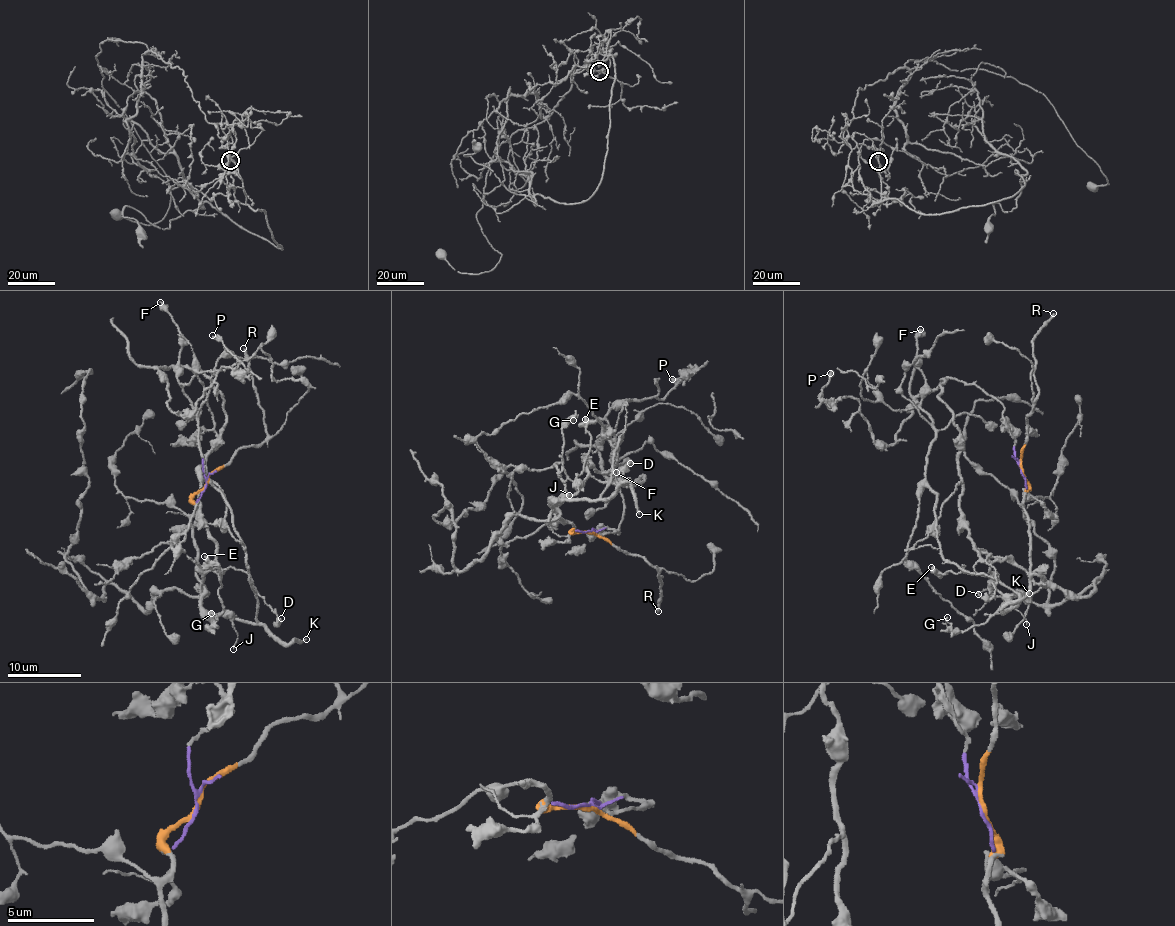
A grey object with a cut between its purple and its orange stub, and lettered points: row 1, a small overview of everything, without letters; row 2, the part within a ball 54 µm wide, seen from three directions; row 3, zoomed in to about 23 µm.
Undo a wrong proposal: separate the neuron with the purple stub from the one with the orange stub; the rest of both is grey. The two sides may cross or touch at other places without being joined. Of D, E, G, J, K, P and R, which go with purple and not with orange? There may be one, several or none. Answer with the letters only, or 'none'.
D, E, G, J, P

